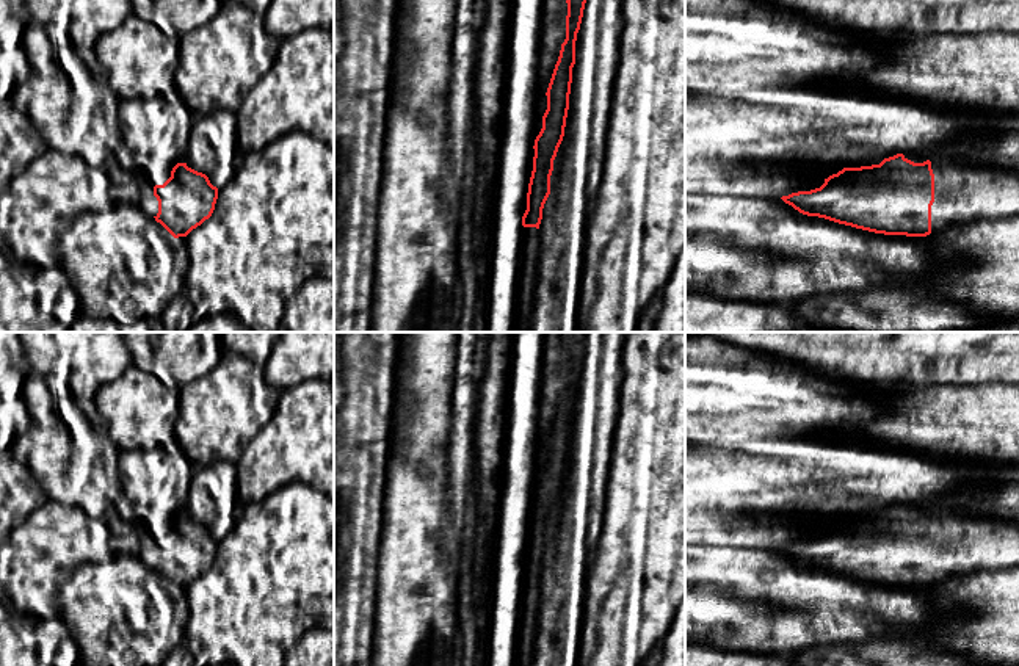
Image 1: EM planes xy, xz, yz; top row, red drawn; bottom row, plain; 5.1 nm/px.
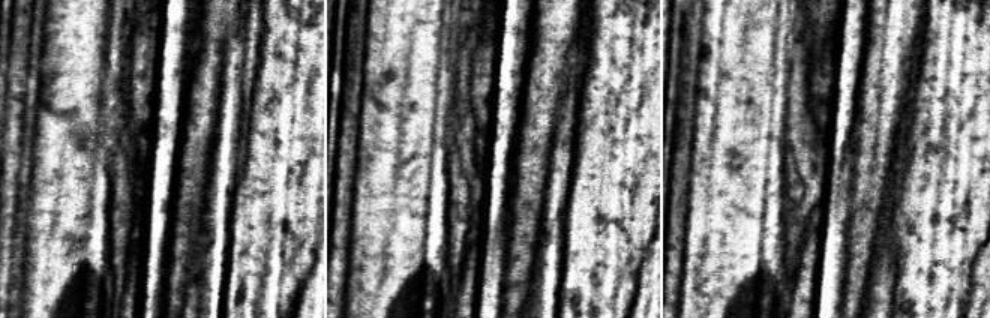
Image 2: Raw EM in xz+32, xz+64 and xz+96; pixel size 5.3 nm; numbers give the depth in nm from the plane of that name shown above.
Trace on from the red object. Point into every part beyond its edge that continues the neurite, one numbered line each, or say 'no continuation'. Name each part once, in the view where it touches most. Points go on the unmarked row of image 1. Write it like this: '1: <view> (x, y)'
1: yz (963, 541)

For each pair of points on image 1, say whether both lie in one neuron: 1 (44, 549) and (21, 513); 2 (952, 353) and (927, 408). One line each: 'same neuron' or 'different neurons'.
1: different neurons
2: different neurons

